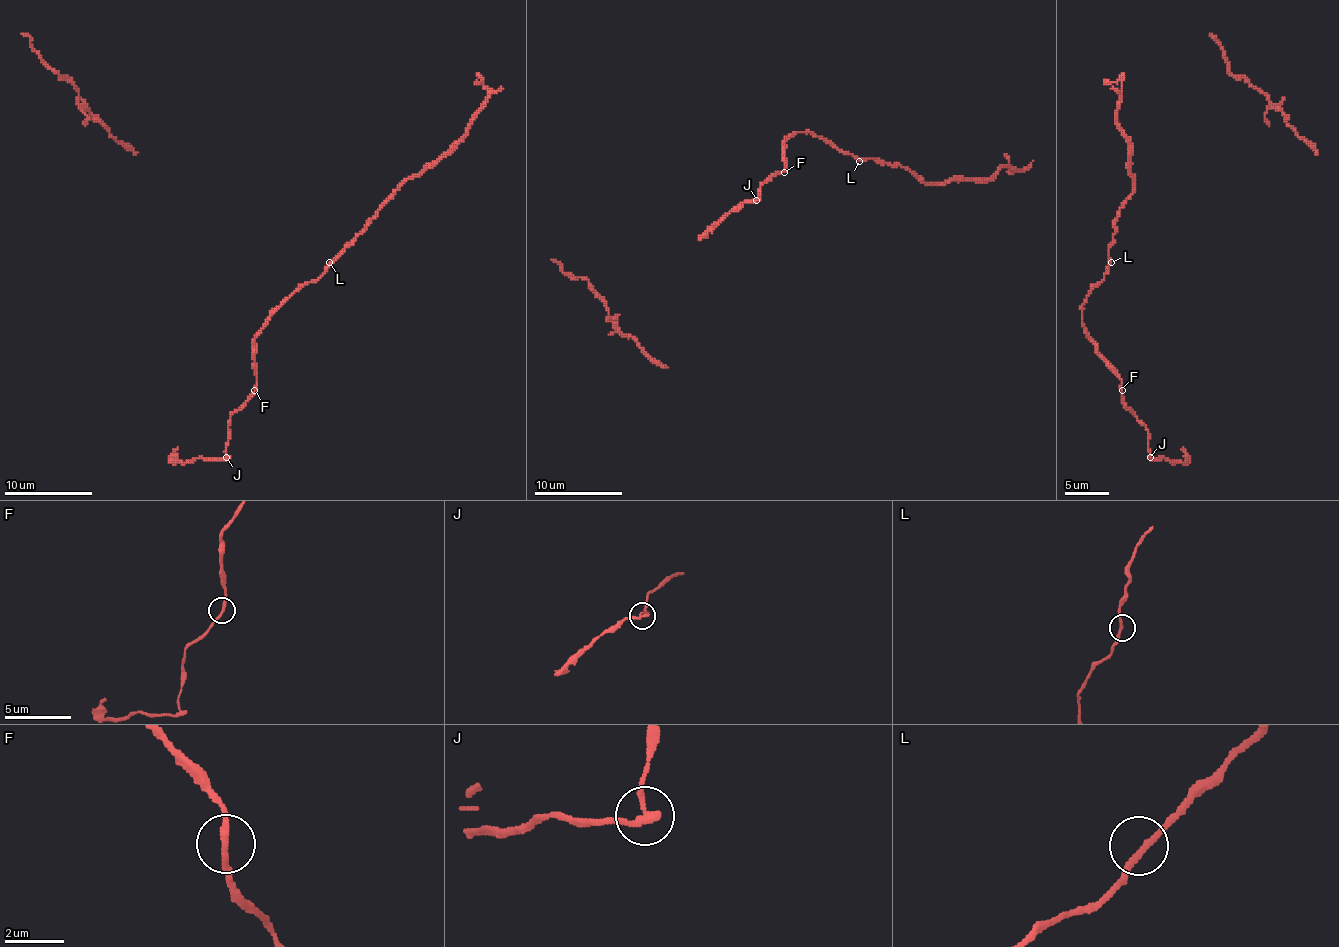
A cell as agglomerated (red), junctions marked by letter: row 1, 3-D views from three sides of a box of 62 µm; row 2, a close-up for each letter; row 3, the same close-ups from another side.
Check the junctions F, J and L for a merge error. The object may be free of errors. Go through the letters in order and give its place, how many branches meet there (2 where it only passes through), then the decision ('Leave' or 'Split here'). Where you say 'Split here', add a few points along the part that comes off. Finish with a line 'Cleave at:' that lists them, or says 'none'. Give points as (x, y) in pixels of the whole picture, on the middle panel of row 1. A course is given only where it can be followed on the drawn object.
F: Place: (784, 172). Branches: 2. Leave
J: Place: (756, 200). Branches: 2. Split here. Course of the part to remove: (756, 200), (734, 207), (707, 233)
L: Place: (859, 161). Branches: 2. Leave
Cleave at: J

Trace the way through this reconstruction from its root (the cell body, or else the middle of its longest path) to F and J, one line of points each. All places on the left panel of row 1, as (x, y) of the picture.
F: (329, 262), (316, 280), (303, 284), (270, 317), (254, 339), (254, 390)
J: (329, 262), (316, 280), (303, 284), (270, 317), (254, 339), (257, 390), (230, 416), (226, 458)

